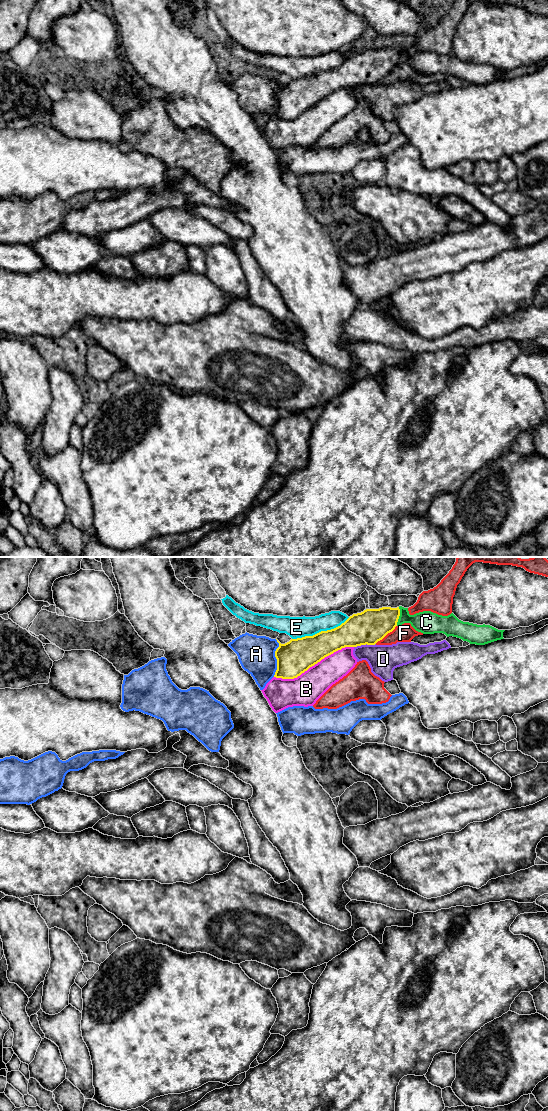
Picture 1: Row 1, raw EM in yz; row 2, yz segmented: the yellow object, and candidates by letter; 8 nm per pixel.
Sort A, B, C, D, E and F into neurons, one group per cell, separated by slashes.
A / B / C / D / E / F

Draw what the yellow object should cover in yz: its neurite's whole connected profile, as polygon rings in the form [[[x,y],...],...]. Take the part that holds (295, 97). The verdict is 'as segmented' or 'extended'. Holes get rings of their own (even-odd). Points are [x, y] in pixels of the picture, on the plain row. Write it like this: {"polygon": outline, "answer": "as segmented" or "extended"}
{"polygon": [[[399,47],[366,49],[353,54],[334,69],[321,71],[313,76],[291,79],[285,84],[277,80],[277,110],[261,130],[272,150],[278,153],[293,146],[313,146],[333,124],[355,107],[357,99],[353,95],[354,88],[366,84],[375,85],[395,69],[399,56]]], "answer": "extended"}

